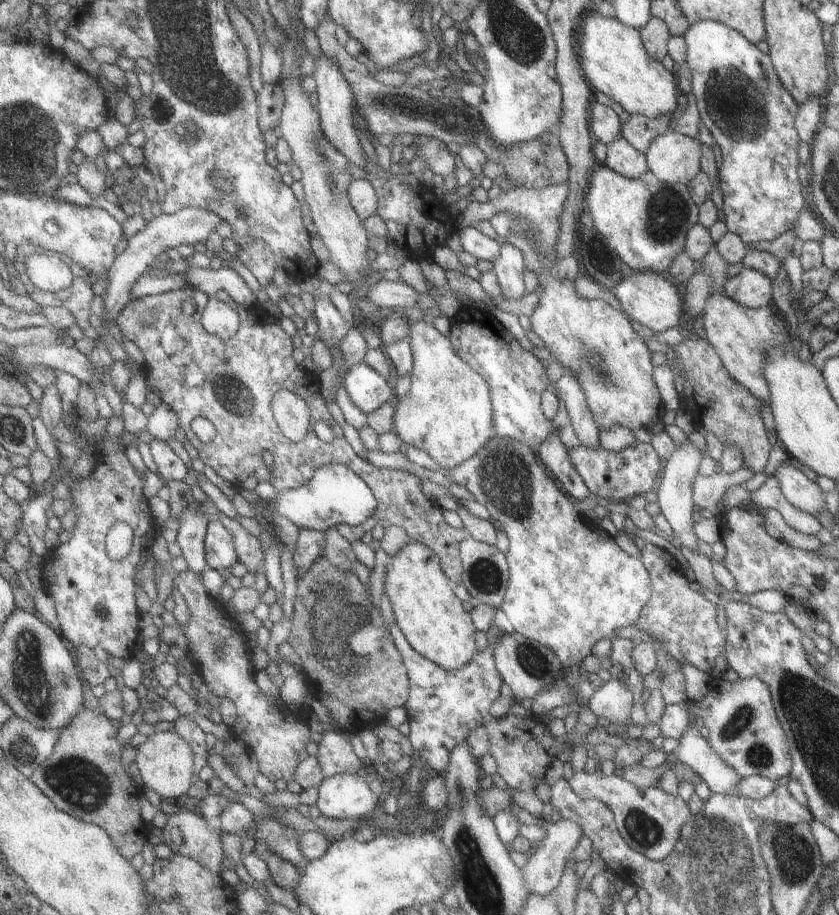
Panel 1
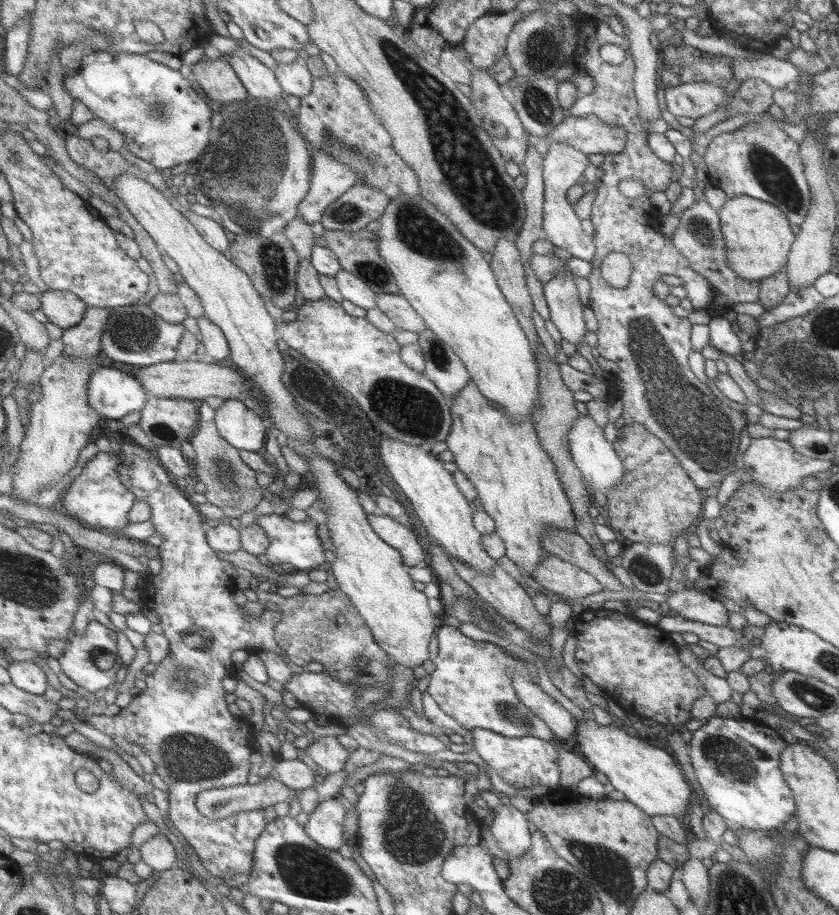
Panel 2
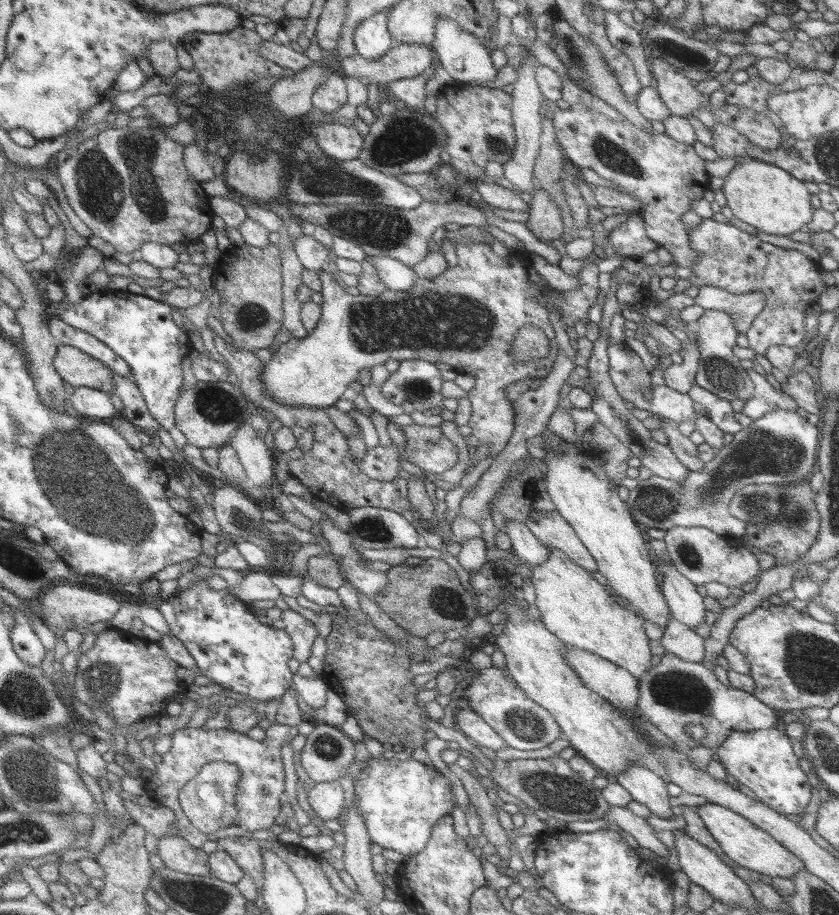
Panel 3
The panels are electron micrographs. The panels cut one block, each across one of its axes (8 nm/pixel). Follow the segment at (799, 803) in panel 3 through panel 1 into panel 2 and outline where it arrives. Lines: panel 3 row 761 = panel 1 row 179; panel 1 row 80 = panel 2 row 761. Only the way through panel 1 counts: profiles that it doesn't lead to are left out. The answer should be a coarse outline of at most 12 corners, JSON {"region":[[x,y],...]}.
{"region":[[711,717],[688,758],[729,830],[778,830],[795,803],[786,743],[753,719]]}

